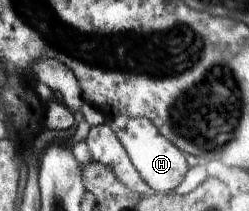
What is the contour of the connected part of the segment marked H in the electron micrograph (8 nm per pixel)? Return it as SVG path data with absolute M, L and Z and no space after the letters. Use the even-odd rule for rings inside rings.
M116 112L111 116L105 115L104 124L109 125L126 150L135 170L155 192L167 195L170 190L176 189L181 184L189 169L185 157L168 138L159 132L152 120L145 117L128 117Z

